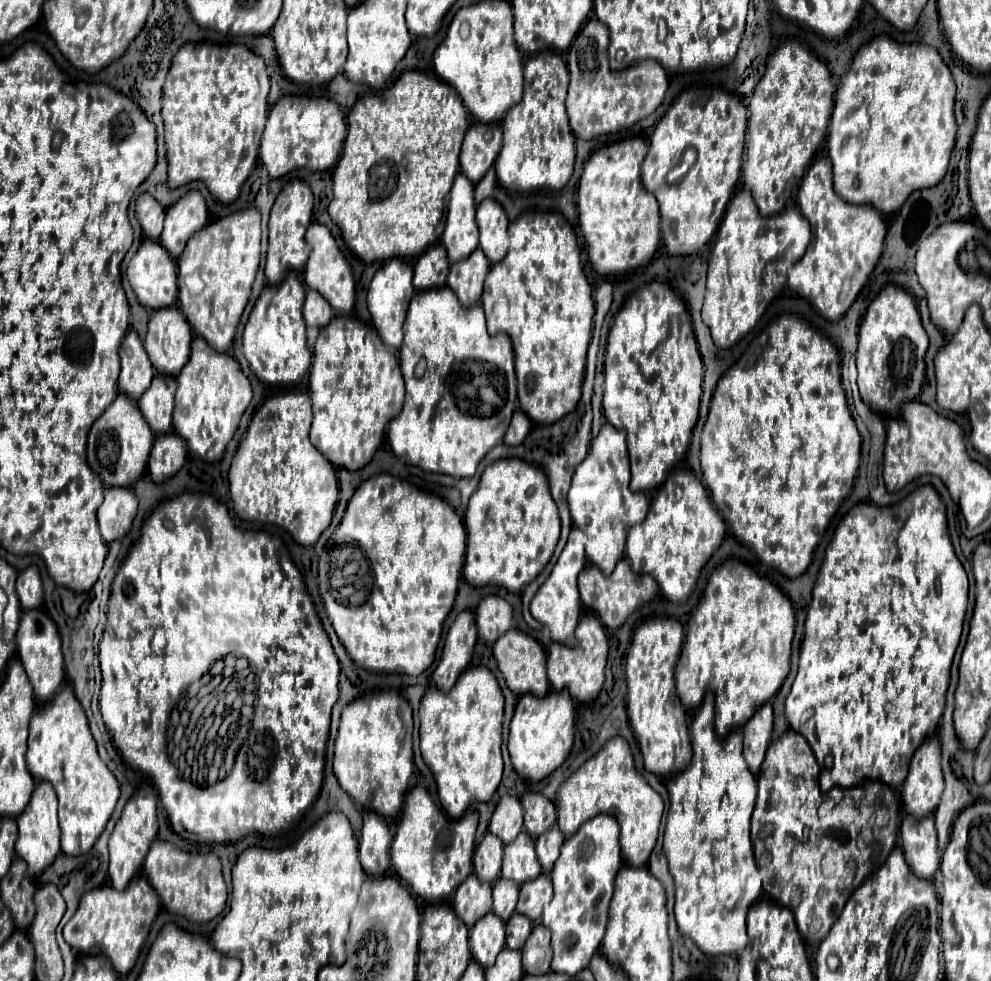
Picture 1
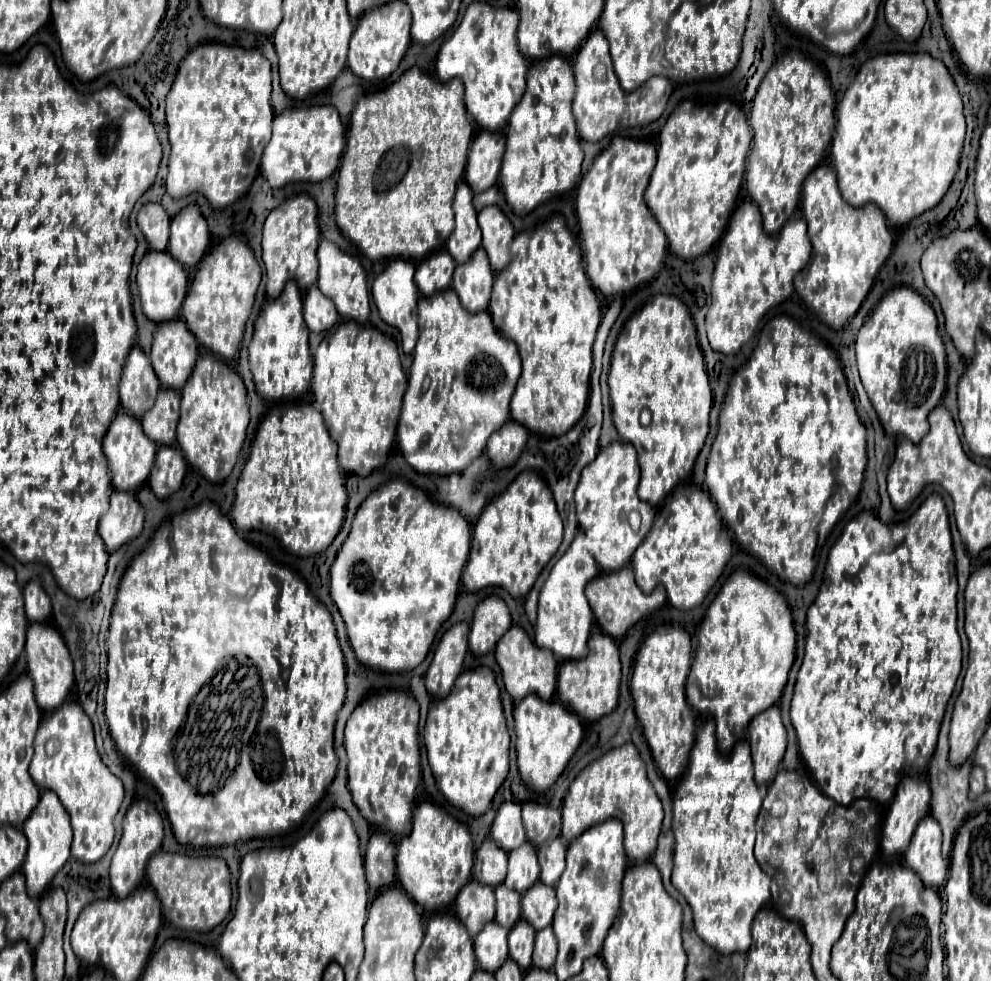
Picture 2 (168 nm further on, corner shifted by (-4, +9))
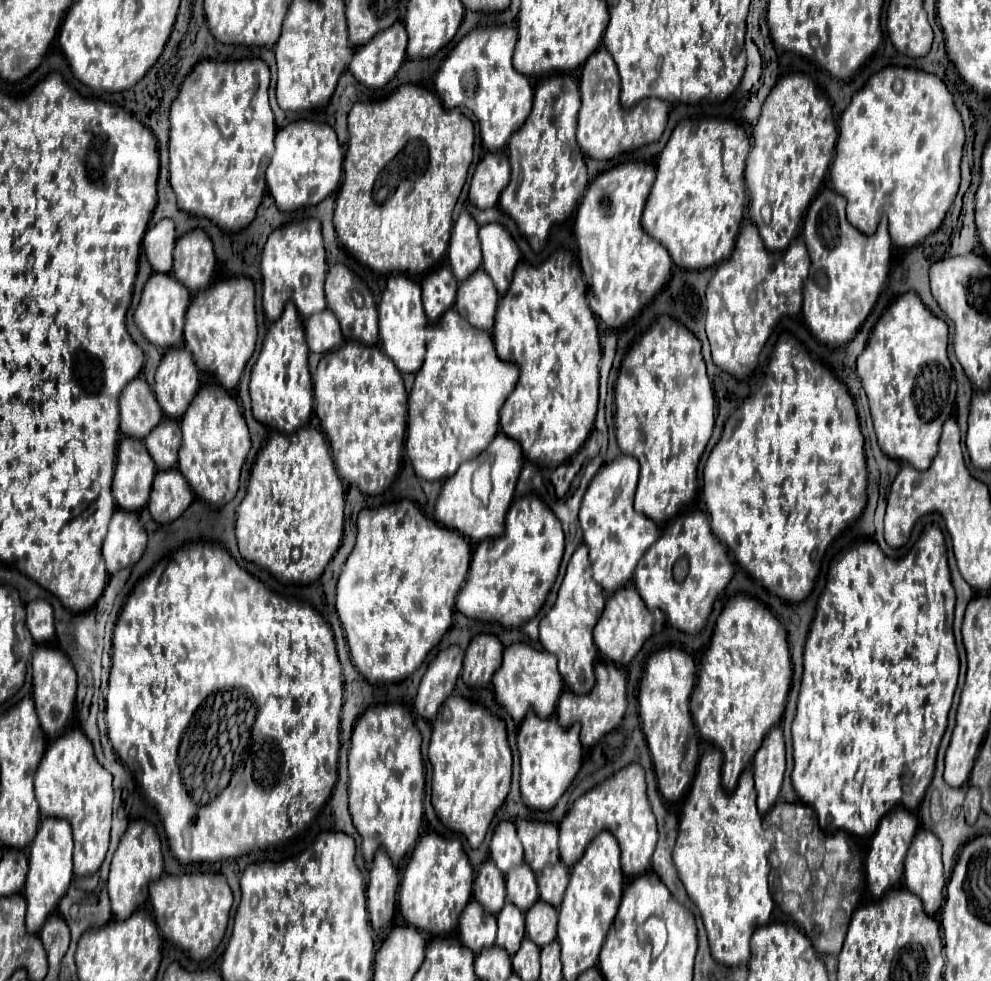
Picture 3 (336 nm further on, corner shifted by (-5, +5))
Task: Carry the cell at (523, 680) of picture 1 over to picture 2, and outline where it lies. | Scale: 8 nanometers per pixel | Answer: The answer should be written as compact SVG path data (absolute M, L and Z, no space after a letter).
M511 627L499 639L499 643L495 647L495 661L501 667L505 689L515 703L521 701L523 697L531 695L531 693L535 693L537 697L543 697L543 701L553 699L559 661L555 659L555 655L551 655L551 651L537 647L521 627Z

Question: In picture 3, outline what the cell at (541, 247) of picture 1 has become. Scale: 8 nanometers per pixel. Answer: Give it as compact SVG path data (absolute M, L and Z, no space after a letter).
M559 249L540 265L520 261L510 289L498 301L492 335L498 357L506 359L504 353L508 353L508 359L520 365L518 385L500 411L502 431L520 443L530 461L546 467L564 463L582 447L592 431L598 405L598 365L602 357L598 321L588 307L586 285L576 257L566 249Z

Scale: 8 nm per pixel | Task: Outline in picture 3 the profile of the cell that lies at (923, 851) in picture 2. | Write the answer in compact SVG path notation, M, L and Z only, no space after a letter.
M920 829L906 855L904 885L922 899L928 913L936 913L944 897L942 889L946 879L940 861L940 849L940 839L930 829Z

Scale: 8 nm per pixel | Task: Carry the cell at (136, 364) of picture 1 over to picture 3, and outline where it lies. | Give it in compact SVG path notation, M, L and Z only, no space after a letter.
M138 375L120 395L120 433L144 439L162 419L162 409L148 381Z

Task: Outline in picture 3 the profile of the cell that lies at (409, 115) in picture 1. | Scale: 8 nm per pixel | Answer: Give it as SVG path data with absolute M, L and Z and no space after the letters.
M406 83L384 101L356 103L348 117L348 131L350 141L344 159L344 181L334 211L334 227L340 243L378 273L426 273L448 251L452 211L472 163L472 121L460 109L448 111L438 95L426 87Z

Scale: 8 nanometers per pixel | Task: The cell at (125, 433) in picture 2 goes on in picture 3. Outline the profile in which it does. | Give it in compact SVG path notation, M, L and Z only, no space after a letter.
M122 437L116 453L116 473L112 481L112 493L116 505L128 511L140 511L148 503L148 489L156 475L156 463L148 457L142 441L134 437Z

